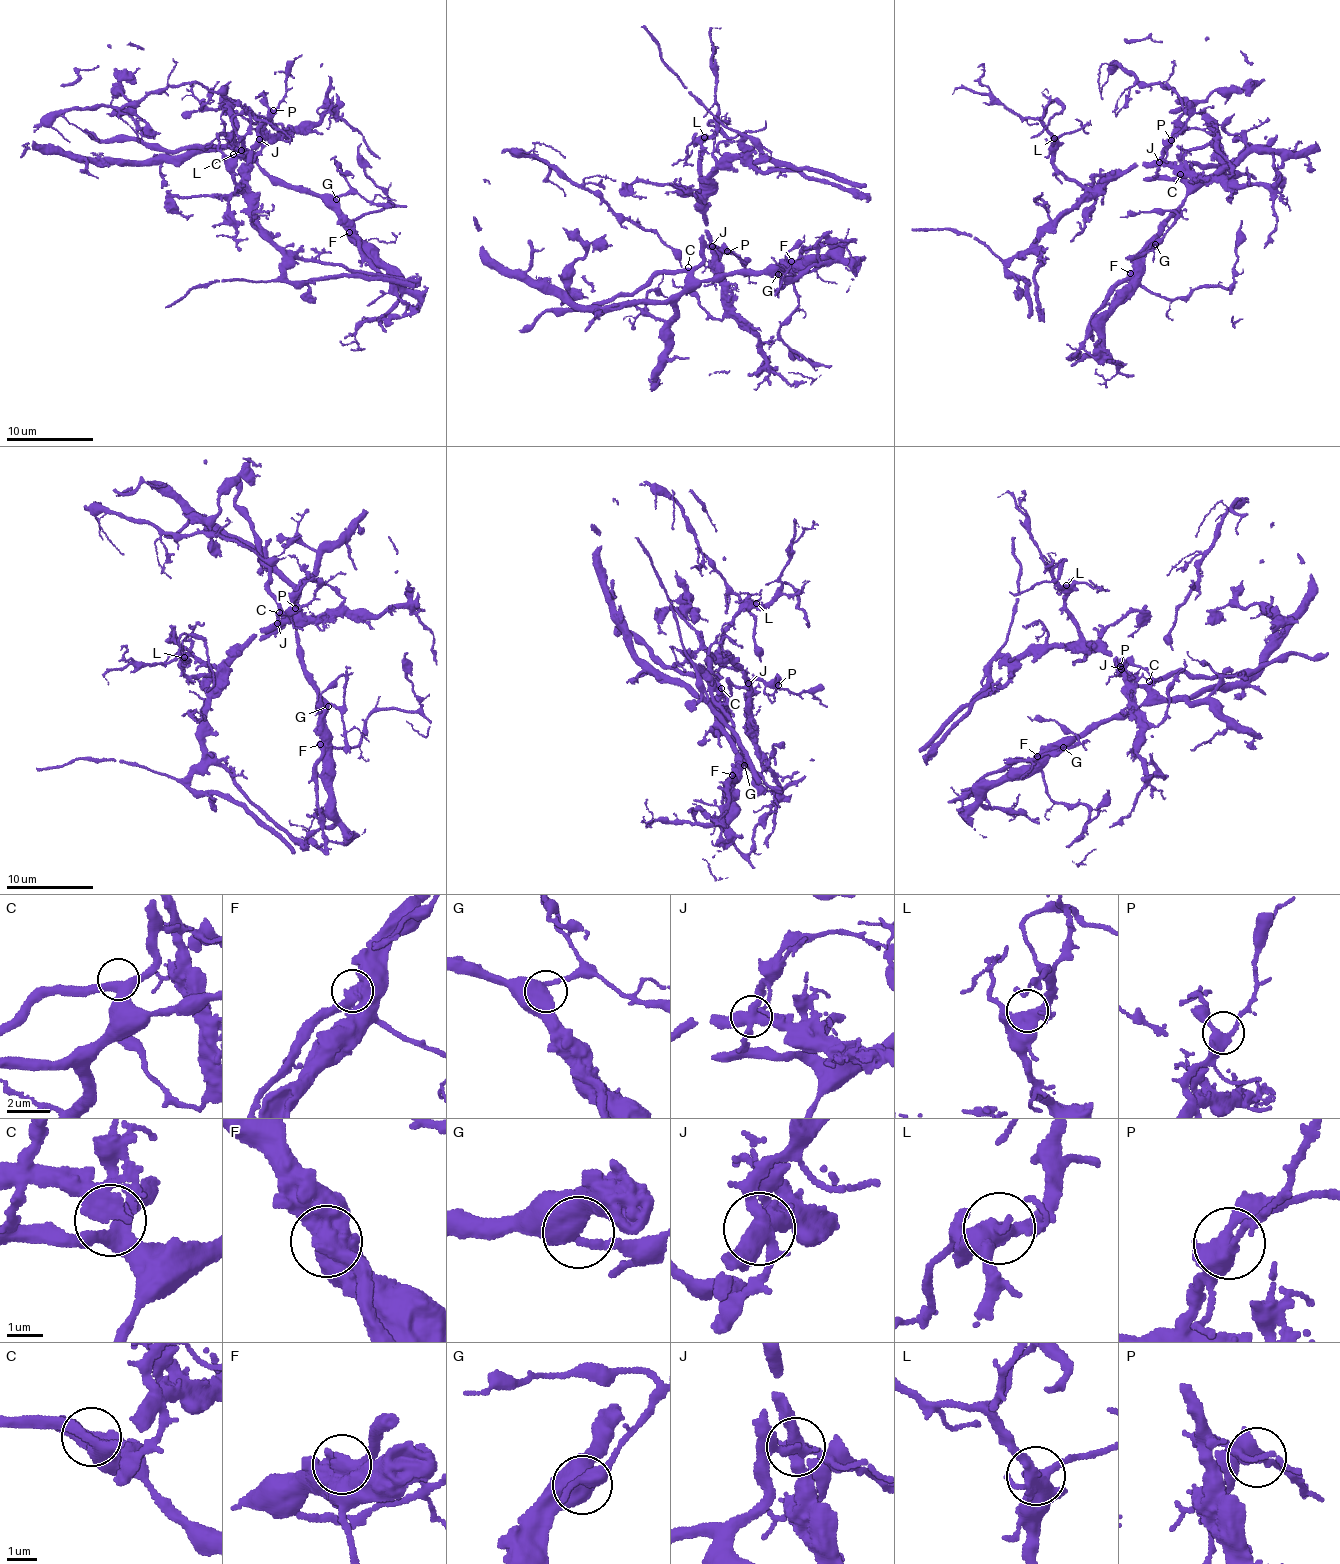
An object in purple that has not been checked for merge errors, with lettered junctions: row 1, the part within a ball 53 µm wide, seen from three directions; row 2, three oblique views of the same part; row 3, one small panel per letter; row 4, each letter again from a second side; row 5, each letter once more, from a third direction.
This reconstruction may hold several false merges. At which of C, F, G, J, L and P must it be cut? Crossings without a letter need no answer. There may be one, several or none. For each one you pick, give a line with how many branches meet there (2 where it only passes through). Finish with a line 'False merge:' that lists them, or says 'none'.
J: 4 branches meet
False merge: J

